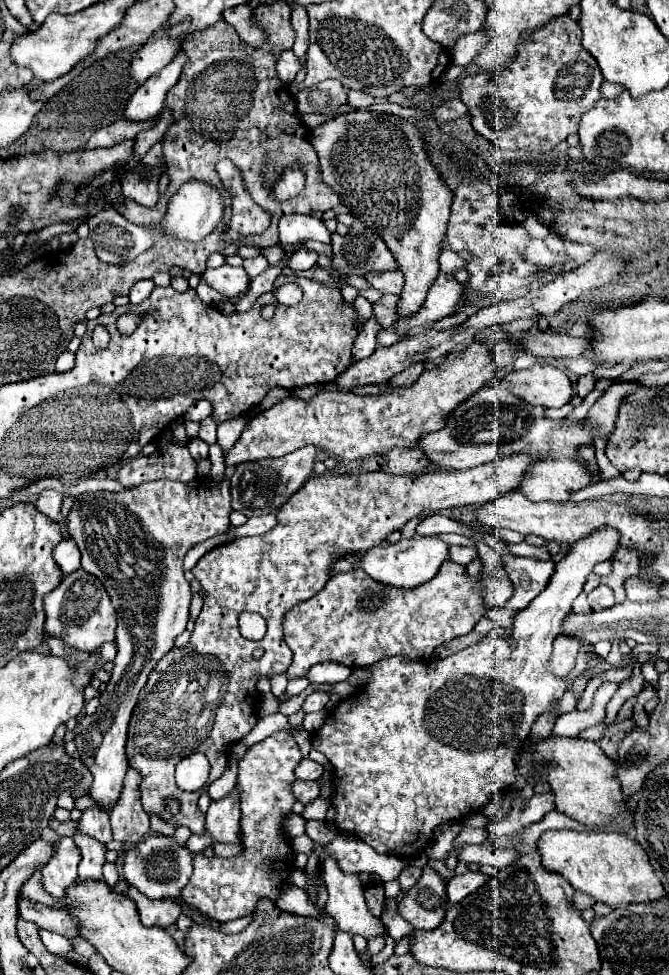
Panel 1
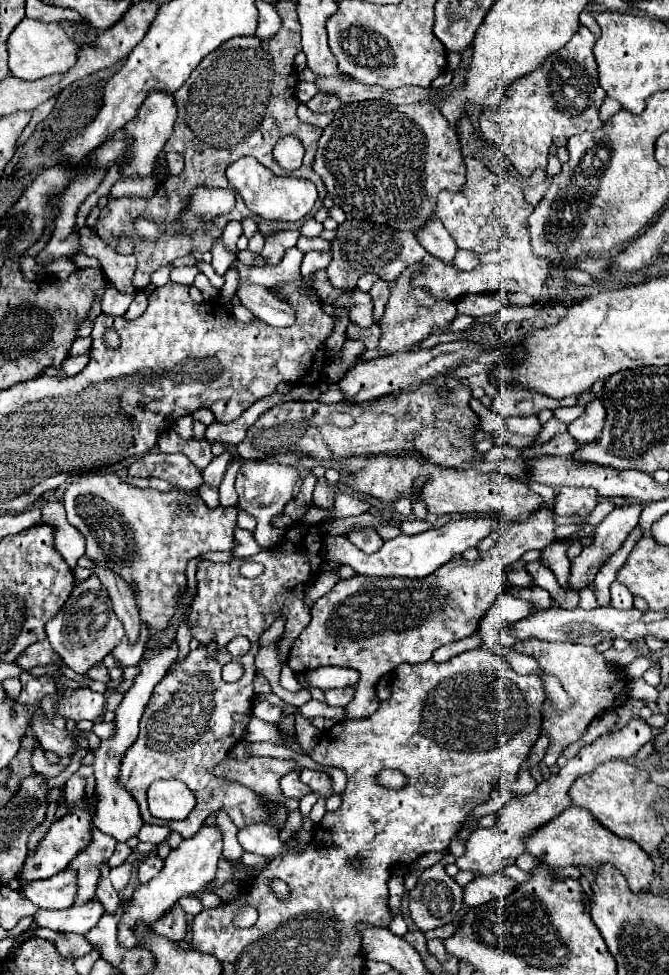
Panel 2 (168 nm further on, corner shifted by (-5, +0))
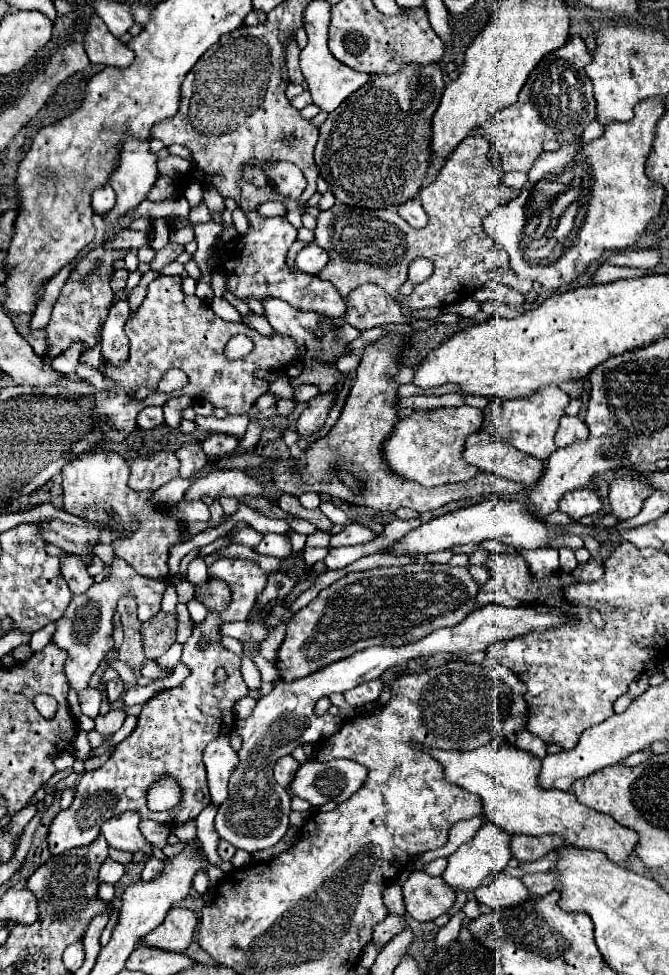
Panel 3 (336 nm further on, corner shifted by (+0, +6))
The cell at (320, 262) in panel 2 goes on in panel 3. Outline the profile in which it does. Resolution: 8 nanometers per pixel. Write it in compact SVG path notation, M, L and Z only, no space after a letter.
M311 243L309 247L305 247L297 257L295 257L295 265L299 271L303 273L311 273L317 275L329 261L329 255L325 249L321 249L319 245Z

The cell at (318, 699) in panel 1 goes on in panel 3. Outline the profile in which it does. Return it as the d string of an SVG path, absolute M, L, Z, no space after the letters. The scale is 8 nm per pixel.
M377 679L377 681L369 681L369 683L363 683L363 685L347 691L347 693L345 693L345 699L347 699L349 705L361 707L361 705L365 705L365 703L377 701L379 695L381 695L381 691L383 691L383 687L385 687L385 685L383 685L379 679Z

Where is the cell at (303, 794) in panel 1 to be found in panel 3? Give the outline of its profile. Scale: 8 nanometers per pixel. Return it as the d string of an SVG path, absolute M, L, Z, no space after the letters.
M291 755L281 757L281 759L275 763L275 781L281 783L283 787L289 787L291 779L295 777L297 767L299 767L299 763L297 763Z

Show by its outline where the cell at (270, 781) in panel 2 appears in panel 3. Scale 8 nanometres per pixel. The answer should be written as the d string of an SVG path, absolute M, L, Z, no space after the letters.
M221 735L211 741L203 751L203 761L207 767L212 804L221 805L228 797L229 777L239 765L237 753L229 745L229 735Z

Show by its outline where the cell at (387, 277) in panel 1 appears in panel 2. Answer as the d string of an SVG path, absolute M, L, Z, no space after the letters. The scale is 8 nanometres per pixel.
M378 279L372 285L370 295L372 295L372 301L374 301L374 317L376 317L376 321L380 321L382 313L384 313L384 307L388 303L388 297L390 297L390 283L384 281L384 279Z

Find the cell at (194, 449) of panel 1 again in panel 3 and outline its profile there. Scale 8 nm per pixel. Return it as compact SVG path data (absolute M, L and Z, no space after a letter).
M191 443L191 445L183 445L175 451L181 467L179 467L179 477L189 479L193 475L197 475L205 465L207 465L207 455L203 453L201 445Z

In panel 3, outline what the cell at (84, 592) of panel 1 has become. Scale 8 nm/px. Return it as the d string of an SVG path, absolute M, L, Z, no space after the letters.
M115 559L113 571L107 579L103 579L101 583L95 583L95 587L91 587L87 593L75 595L71 599L63 619L57 621L57 631L53 635L53 641L61 649L67 649L67 653L69 653L63 673L67 675L71 689L75 689L77 693L83 691L89 685L89 679L97 671L99 663L103 661L105 653L115 645L111 633L113 633L113 611L117 607L119 597L123 597L127 593L134 594L138 603L138 619L144 623L161 611L161 597L165 593L165 587L167 587L167 579L143 577L123 559Z

